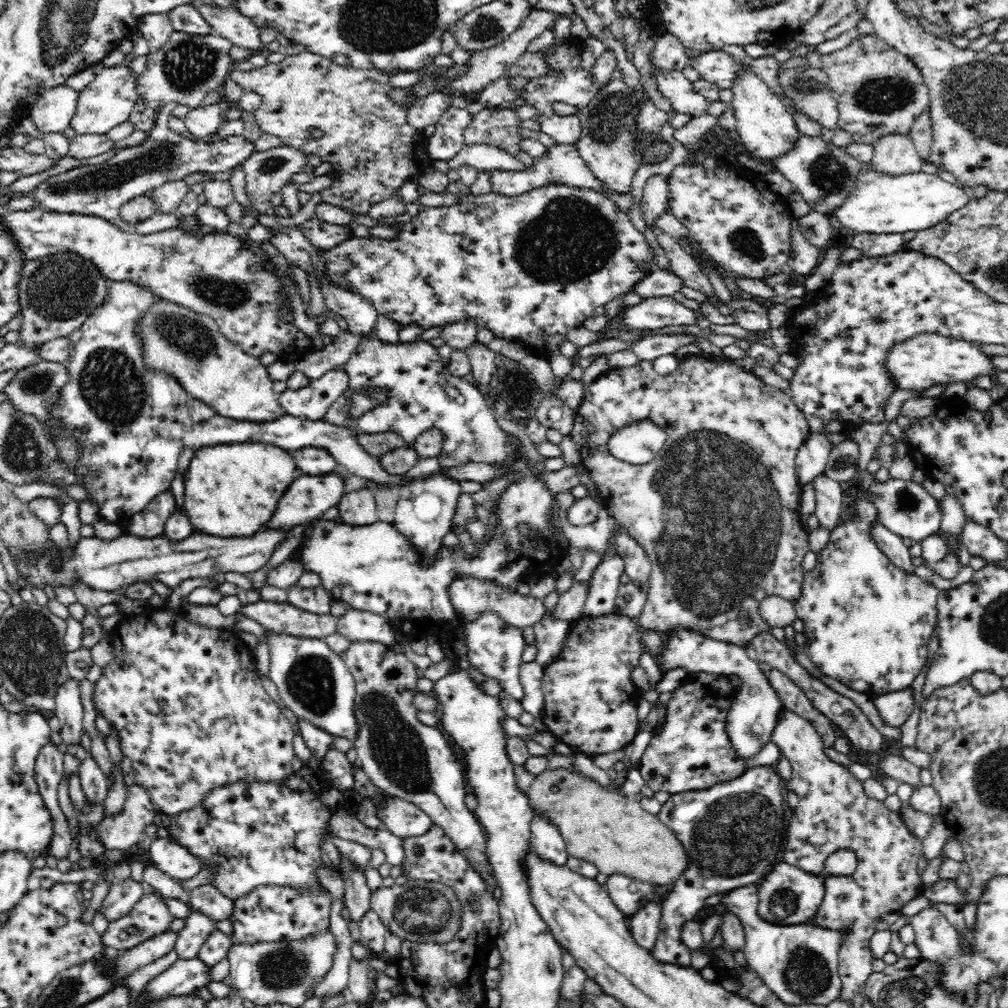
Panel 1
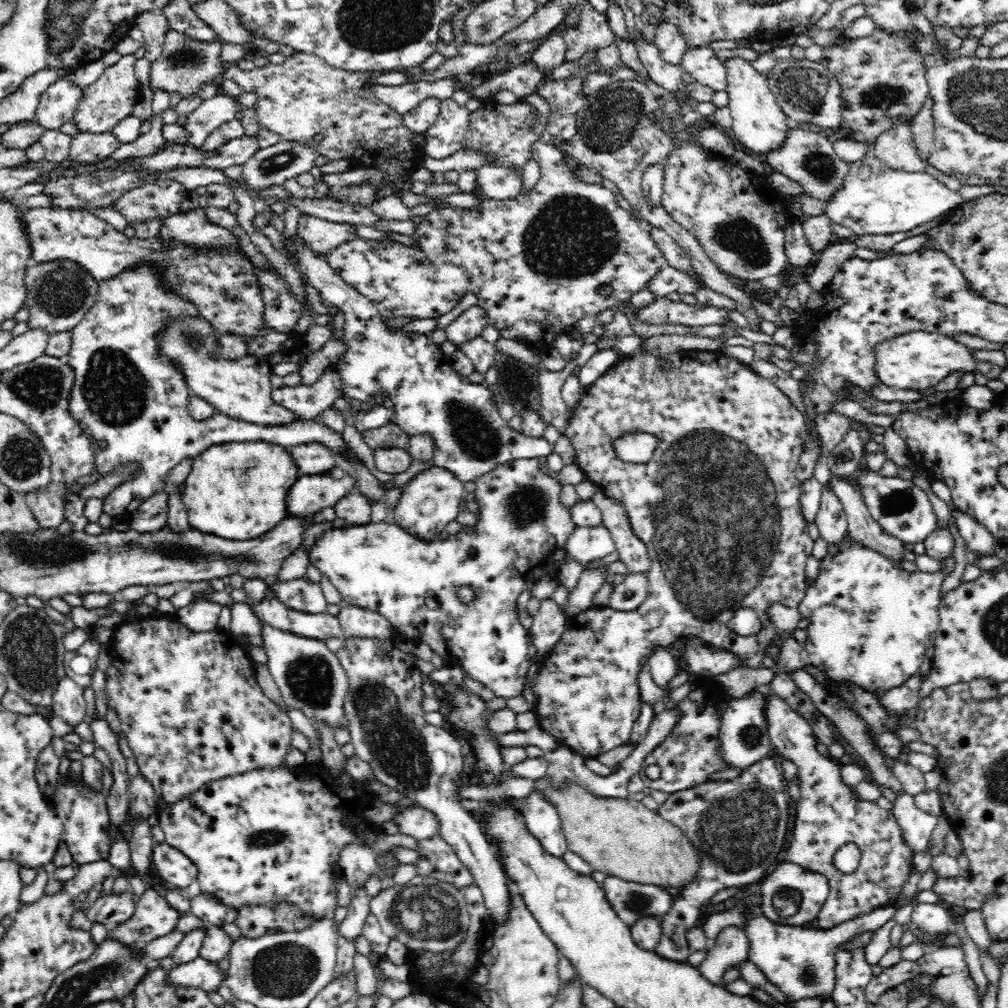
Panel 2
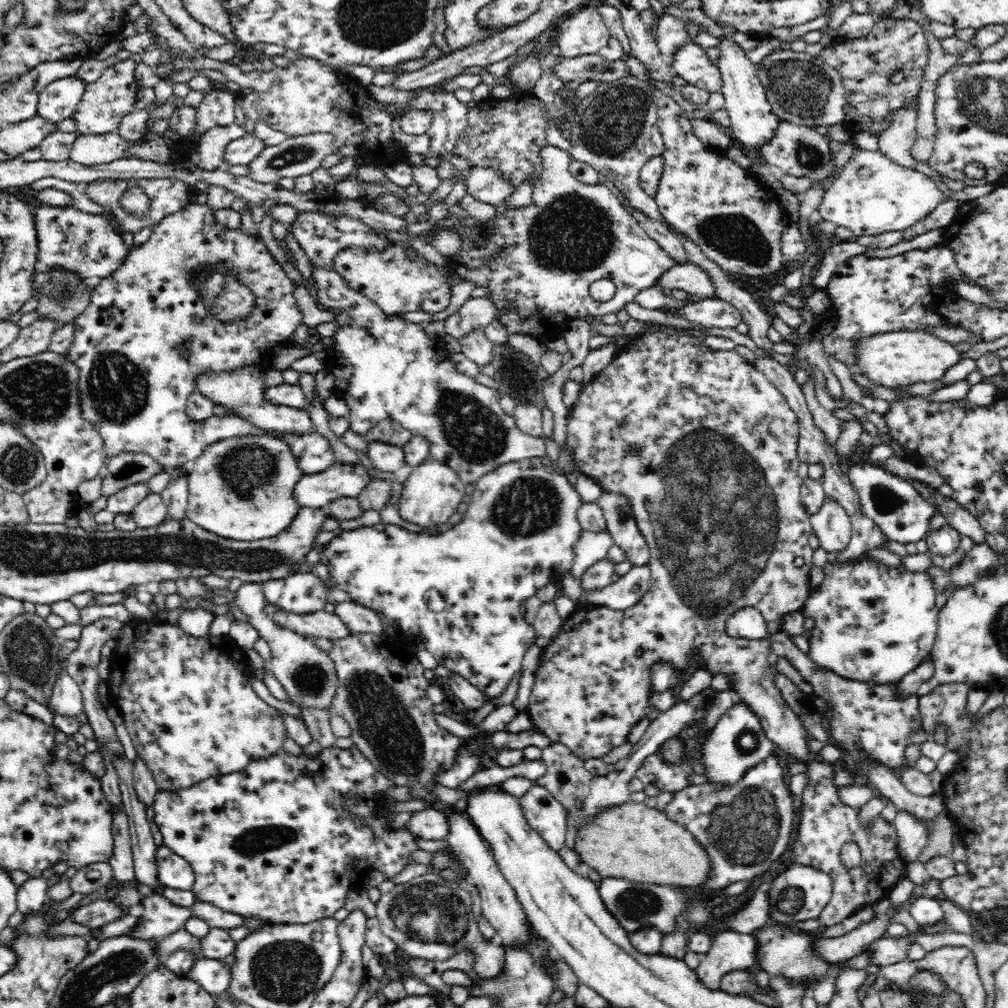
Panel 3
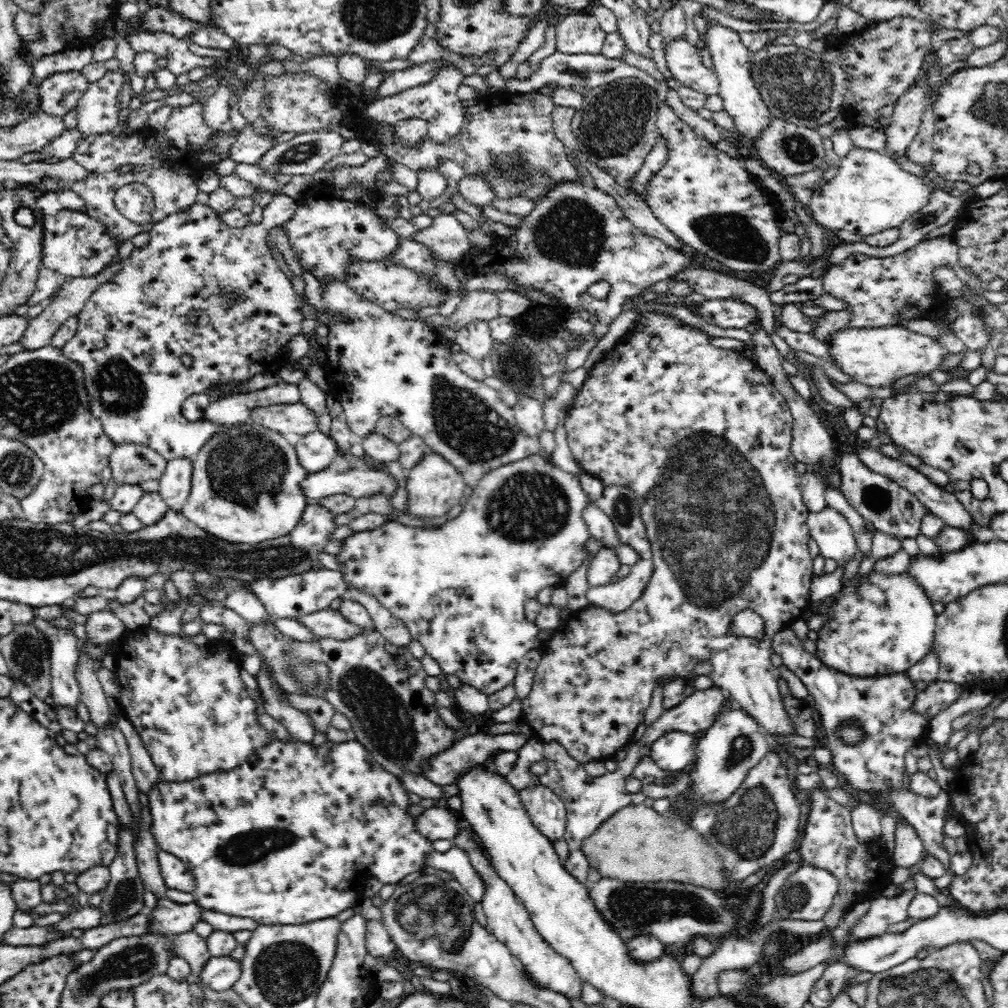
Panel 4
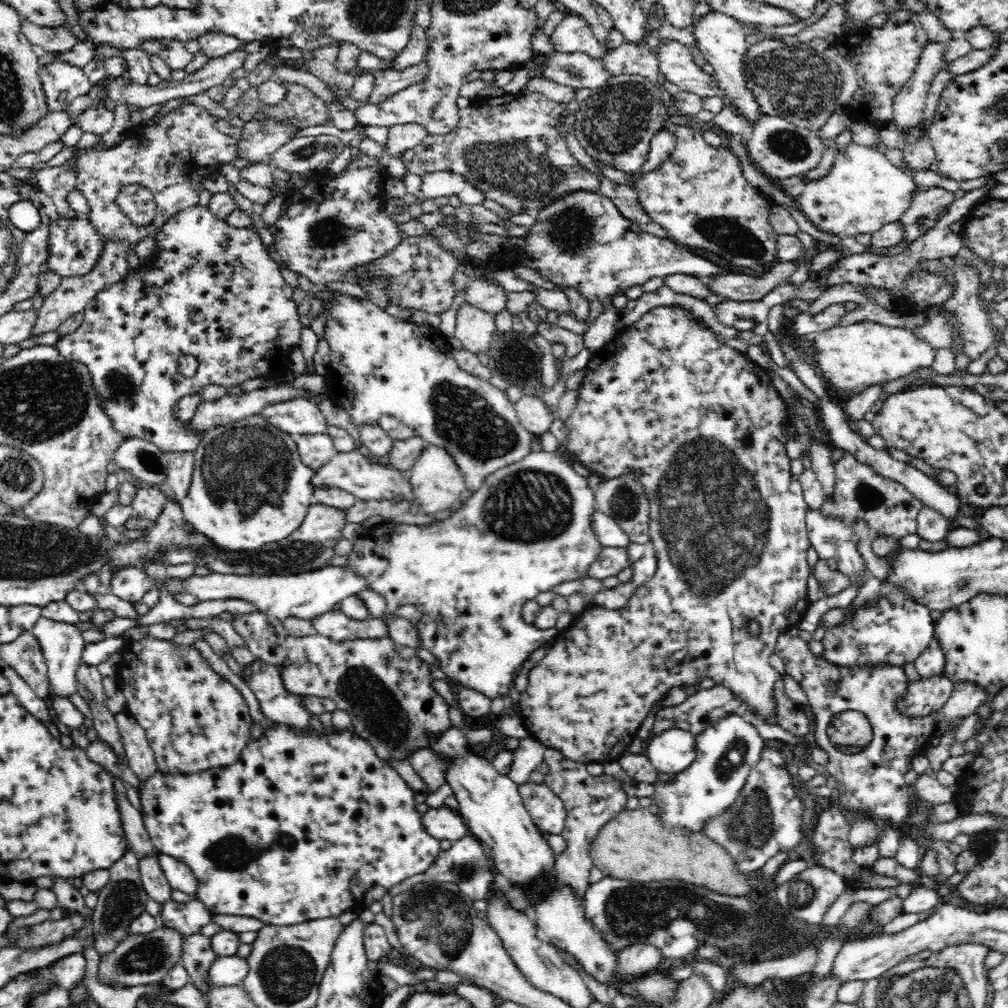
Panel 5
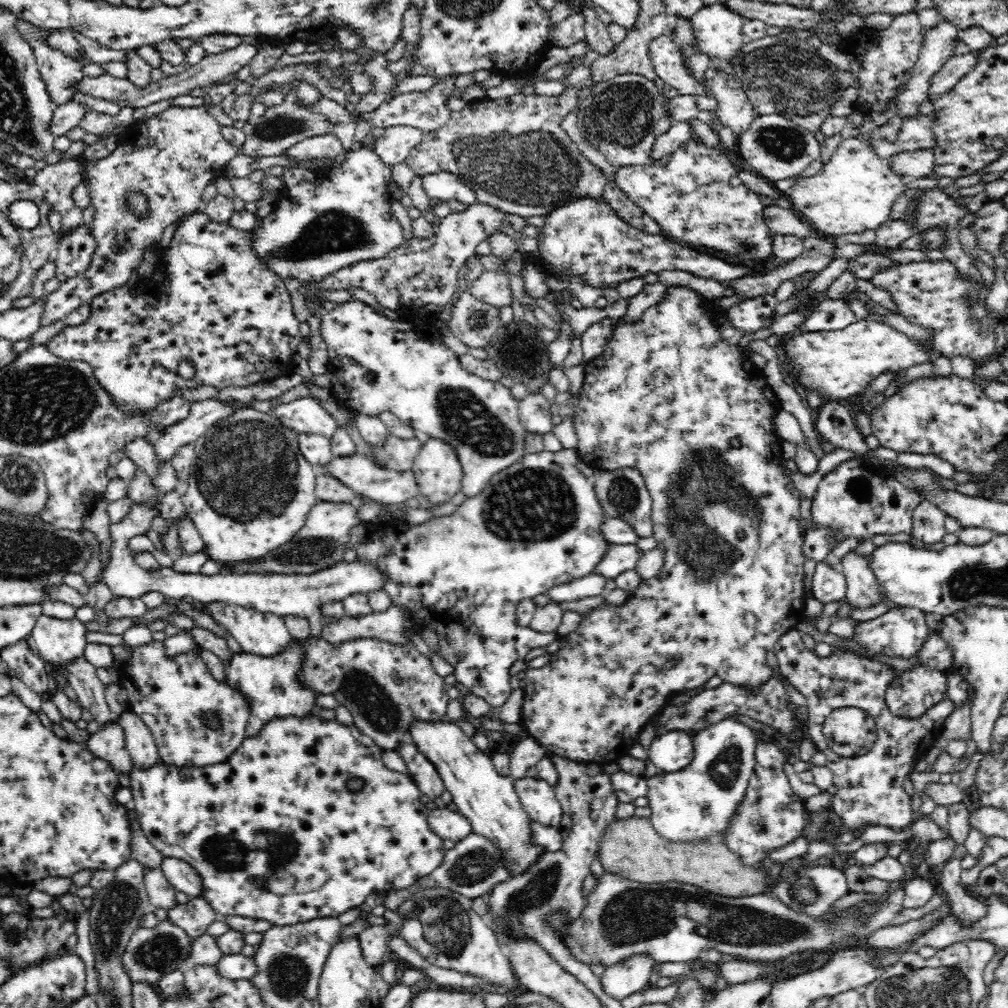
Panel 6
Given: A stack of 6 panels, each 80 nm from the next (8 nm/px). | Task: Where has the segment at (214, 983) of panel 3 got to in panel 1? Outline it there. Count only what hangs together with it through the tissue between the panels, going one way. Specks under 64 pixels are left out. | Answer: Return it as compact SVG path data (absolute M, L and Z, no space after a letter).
M198 957L178 959L167 970L154 977L145 986L145 990L153 1000L178 994L193 994L198 989L207 988L213 981L210 970L211 967Z

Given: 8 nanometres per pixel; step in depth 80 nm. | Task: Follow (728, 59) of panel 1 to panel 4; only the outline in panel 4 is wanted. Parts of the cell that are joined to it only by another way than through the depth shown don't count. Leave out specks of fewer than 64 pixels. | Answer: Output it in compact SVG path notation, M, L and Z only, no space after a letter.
M684 39L670 40L664 44L666 67L670 76L704 95L719 94L718 77L700 61L700 50Z

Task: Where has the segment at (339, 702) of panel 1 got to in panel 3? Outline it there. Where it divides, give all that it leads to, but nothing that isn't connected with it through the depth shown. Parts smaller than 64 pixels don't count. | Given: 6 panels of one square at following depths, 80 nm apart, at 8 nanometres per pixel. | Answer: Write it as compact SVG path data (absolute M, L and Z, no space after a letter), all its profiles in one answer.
M243 582L235 592L233 601L234 607L246 615L247 621L256 628L259 636L268 642L272 652L272 671L290 695L292 702L306 707L332 709L332 700L338 691L339 680L336 677L335 665L327 652L322 652L303 636L276 626L273 618L265 611L267 602L260 583Z

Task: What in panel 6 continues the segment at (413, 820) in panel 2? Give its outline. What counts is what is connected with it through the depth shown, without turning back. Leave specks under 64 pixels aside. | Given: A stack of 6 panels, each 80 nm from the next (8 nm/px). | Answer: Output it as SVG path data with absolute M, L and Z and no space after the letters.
M452 806L429 811L427 819L432 832L443 840L457 843L473 832L470 821Z

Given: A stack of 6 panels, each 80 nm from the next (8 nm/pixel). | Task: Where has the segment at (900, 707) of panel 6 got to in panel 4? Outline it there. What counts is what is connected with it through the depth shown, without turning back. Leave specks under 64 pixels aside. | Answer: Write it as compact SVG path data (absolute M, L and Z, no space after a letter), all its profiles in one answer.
M938 680L930 681L928 683L929 684L925 690L917 691L912 711L920 712L930 720L942 710L948 709L948 706L951 706L960 697L960 694L963 692L963 686L956 685L954 682Z

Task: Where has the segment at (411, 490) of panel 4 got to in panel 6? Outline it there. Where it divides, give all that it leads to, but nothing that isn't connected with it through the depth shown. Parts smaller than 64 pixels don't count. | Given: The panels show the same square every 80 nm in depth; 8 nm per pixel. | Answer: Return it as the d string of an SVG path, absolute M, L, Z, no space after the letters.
M430 437L422 444L412 469L421 496L435 504L449 502L456 492L460 492L464 474L458 453L441 438Z

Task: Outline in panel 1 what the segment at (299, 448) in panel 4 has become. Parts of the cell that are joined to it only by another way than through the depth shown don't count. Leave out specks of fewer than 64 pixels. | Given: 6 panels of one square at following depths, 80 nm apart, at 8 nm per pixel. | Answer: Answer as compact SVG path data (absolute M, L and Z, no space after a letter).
M306 446L300 450L287 450L295 460L298 474L324 475L336 470L337 460L326 450L316 446Z

